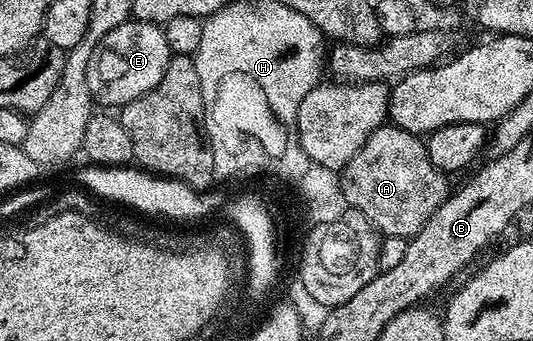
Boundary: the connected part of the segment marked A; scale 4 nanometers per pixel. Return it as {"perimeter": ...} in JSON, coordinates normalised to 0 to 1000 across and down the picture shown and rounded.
{"perimeter":[[[734,367],[702,378],[687,425],[642,493],[647,598],[662,619],[677,619],[722,692],[779,695],[841,581],[841,525],[807,472],[803,422],[790,399]]]}

